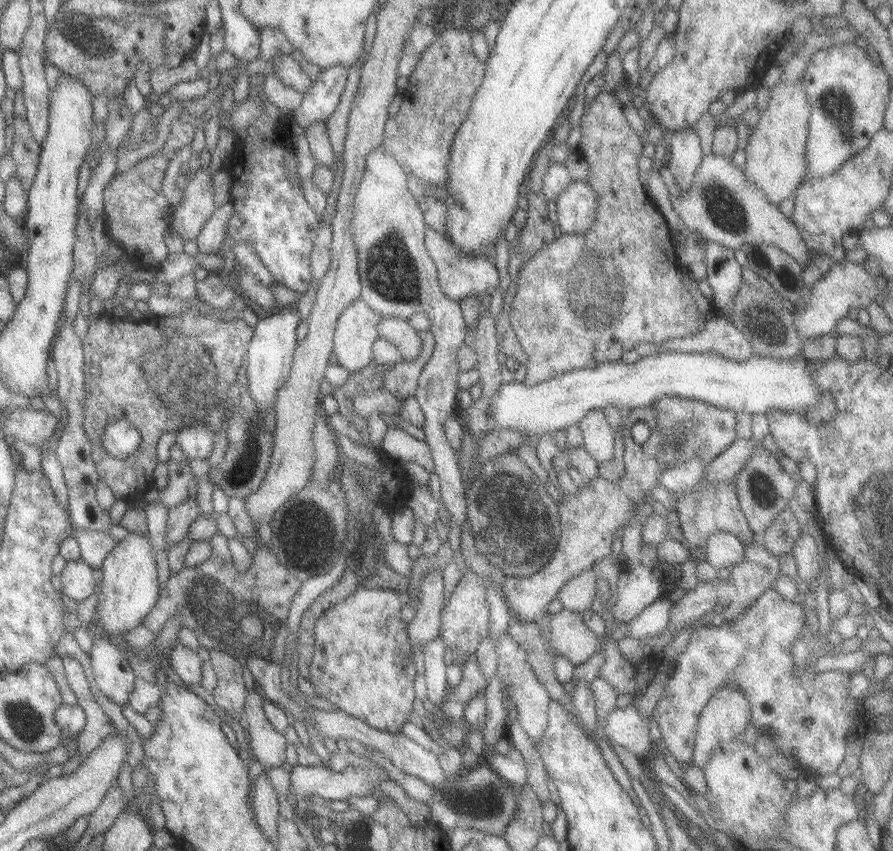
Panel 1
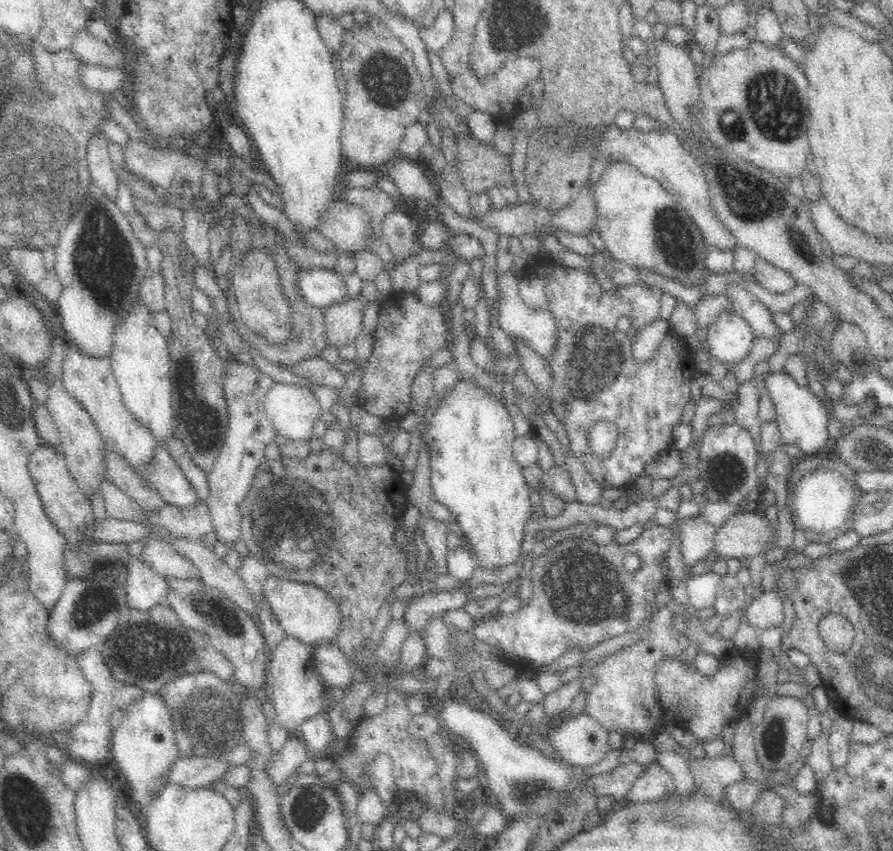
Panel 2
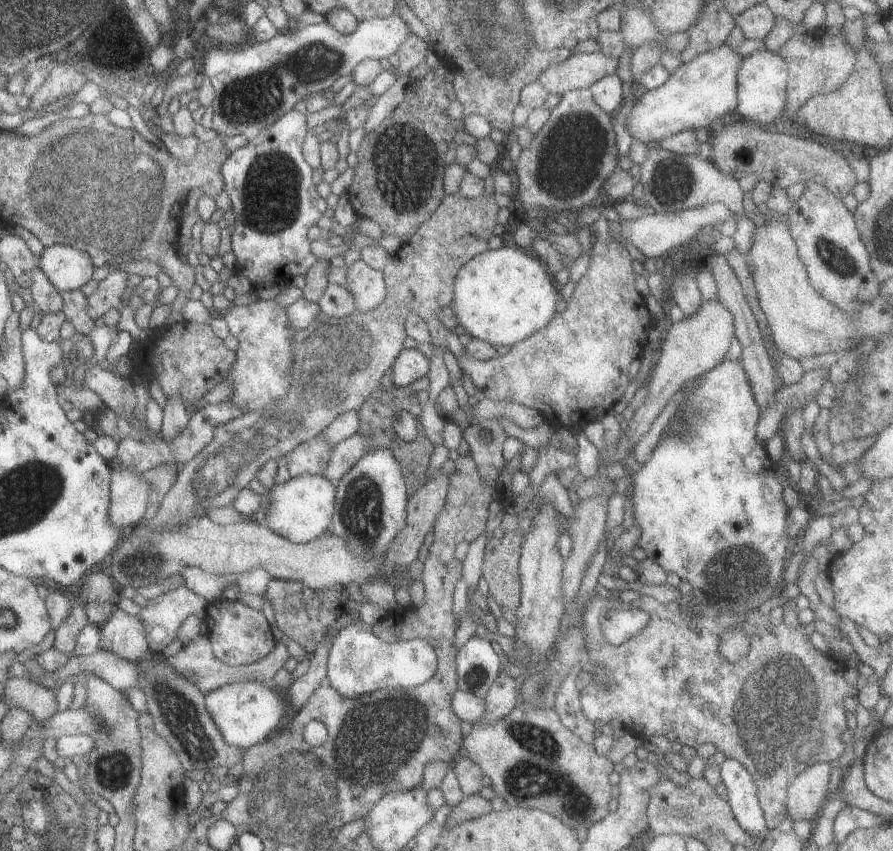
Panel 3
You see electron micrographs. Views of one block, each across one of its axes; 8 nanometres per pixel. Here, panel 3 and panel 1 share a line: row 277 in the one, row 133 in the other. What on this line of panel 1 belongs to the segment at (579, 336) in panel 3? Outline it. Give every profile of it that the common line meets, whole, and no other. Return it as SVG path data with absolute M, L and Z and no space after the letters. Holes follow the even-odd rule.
M599 92L589 104L584 106L579 130L581 138L579 147L575 151L575 157L585 160L588 166L586 183L596 195L597 208L595 208L595 218L593 218L589 230L585 230L585 232L579 232L579 234L557 234L553 240L545 243L531 255L531 258L523 261L521 267L519 267L517 287L514 290L511 305L509 306L509 324L527 360L525 376L520 383L524 386L543 383L543 381L549 380L552 376L573 369L589 368L597 363L620 360L621 356L624 356L627 351L632 351L633 346L637 343L648 342L654 346L660 346L663 341L671 341L671 339L693 335L693 333L701 331L703 325L705 325L704 319L701 317L699 310L697 310L697 306L695 306L693 296L691 296L681 280L680 273L683 269L678 264L675 247L673 247L670 236L670 226L663 220L663 216L661 216L656 206L644 196L644 189L639 181L640 172L637 169L638 160L641 158L641 140L635 135L633 129L629 127L629 123L627 123L623 115L623 108L612 93Z

